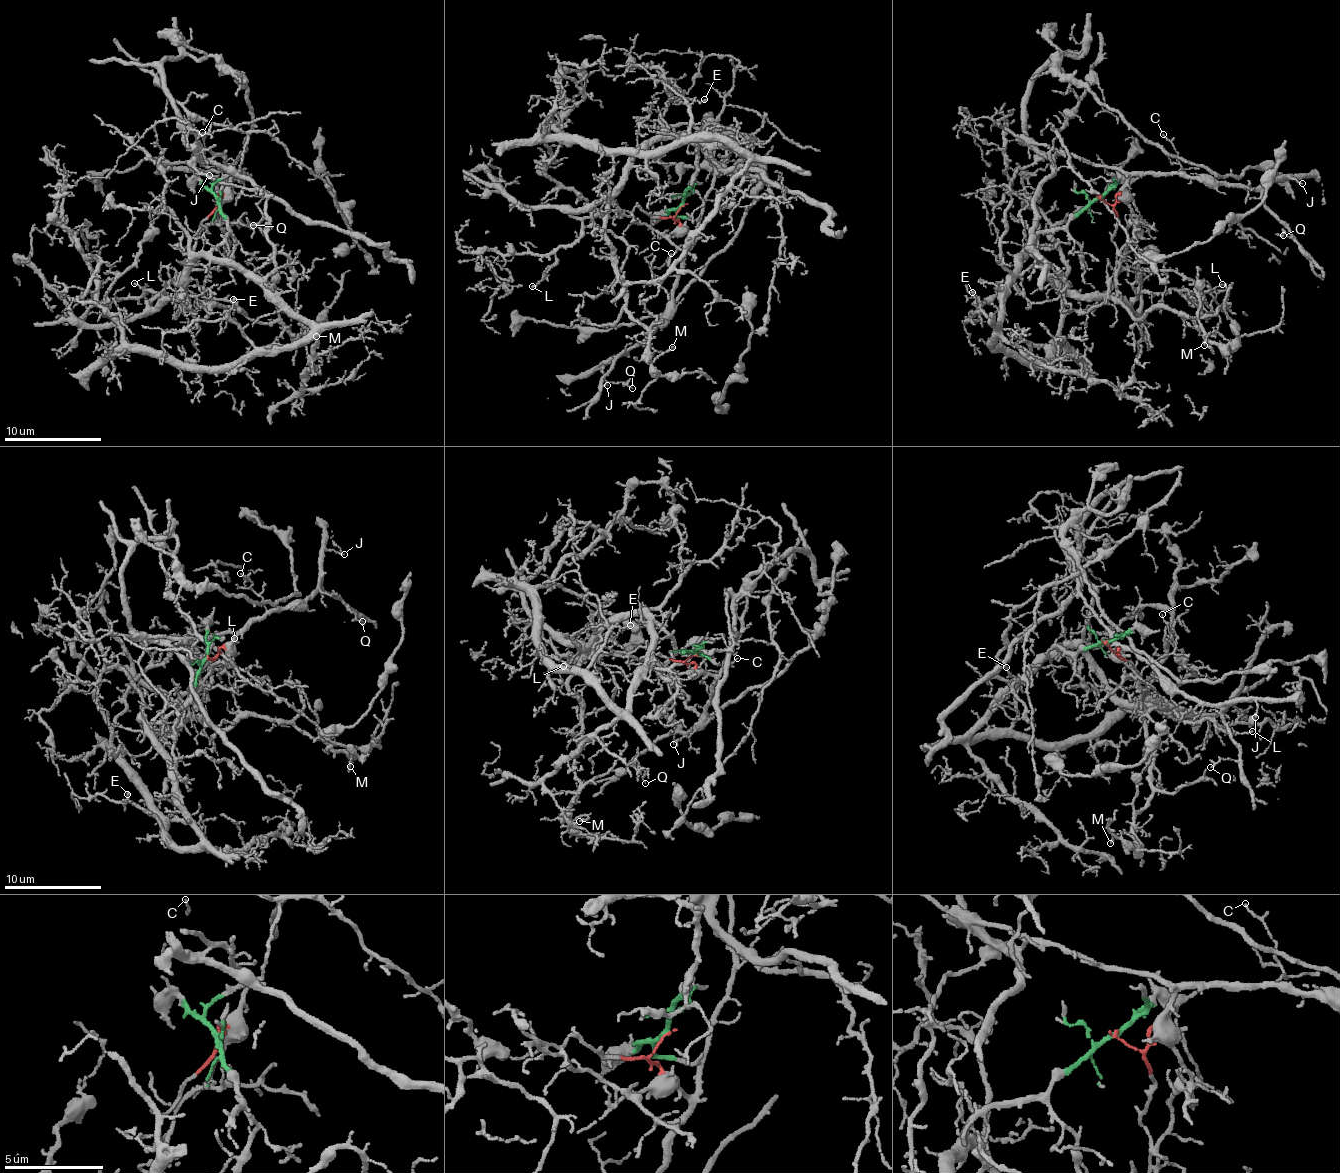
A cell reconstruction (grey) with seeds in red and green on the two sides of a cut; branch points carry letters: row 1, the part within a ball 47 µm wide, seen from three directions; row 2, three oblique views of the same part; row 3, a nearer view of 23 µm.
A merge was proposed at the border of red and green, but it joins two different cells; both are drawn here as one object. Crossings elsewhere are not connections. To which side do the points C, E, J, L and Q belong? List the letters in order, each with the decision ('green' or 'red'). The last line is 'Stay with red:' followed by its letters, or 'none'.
C: red
E: green
J: red
L: green
Q: red
Stay with red: C, J, Q

